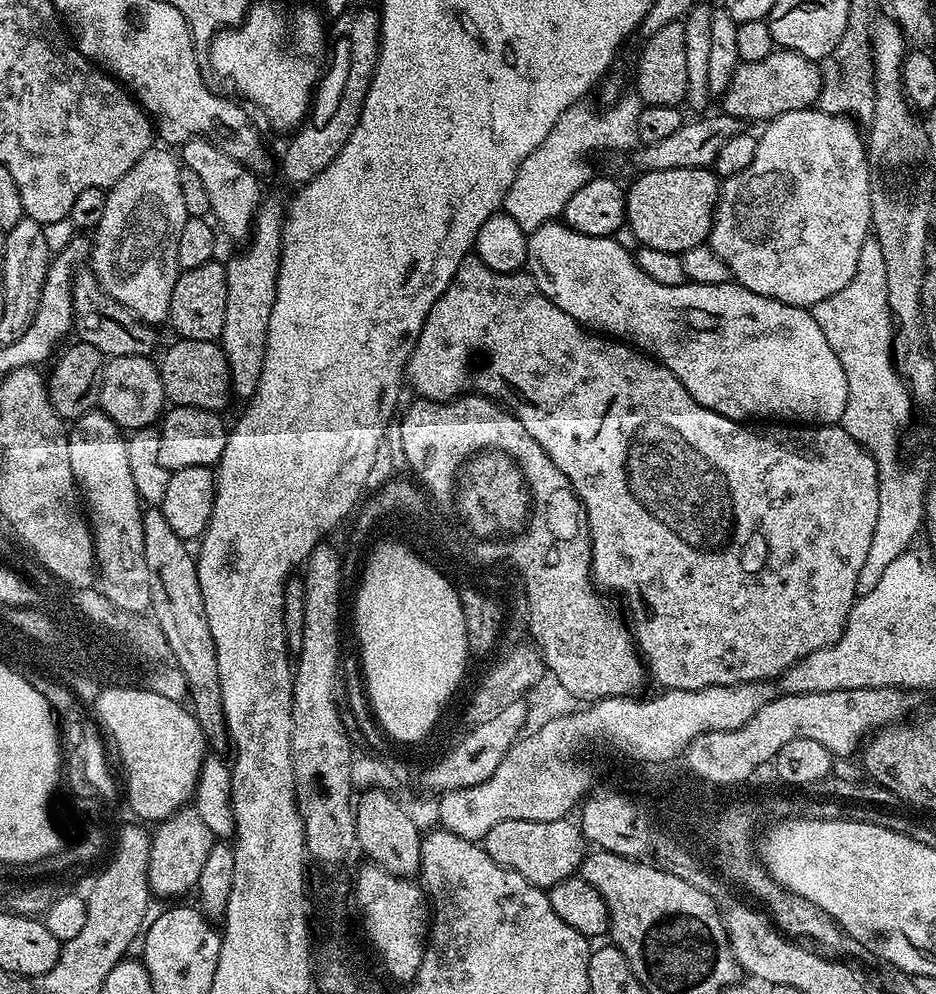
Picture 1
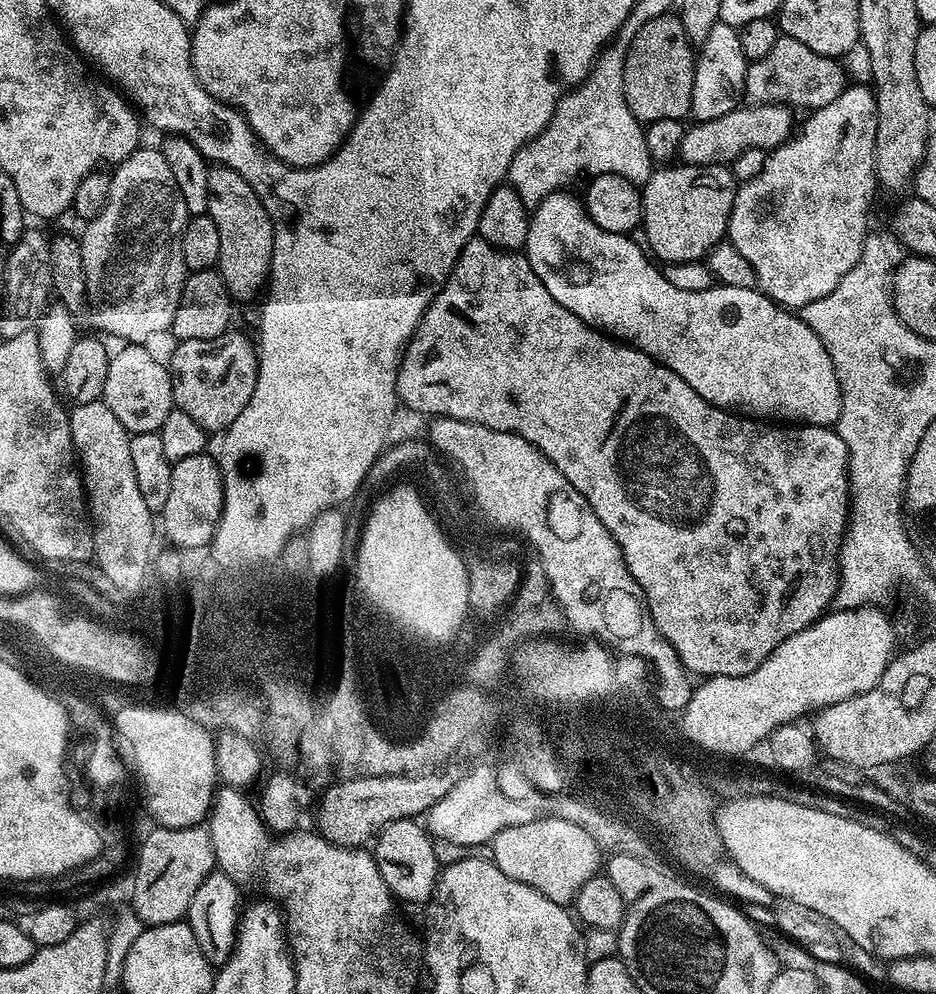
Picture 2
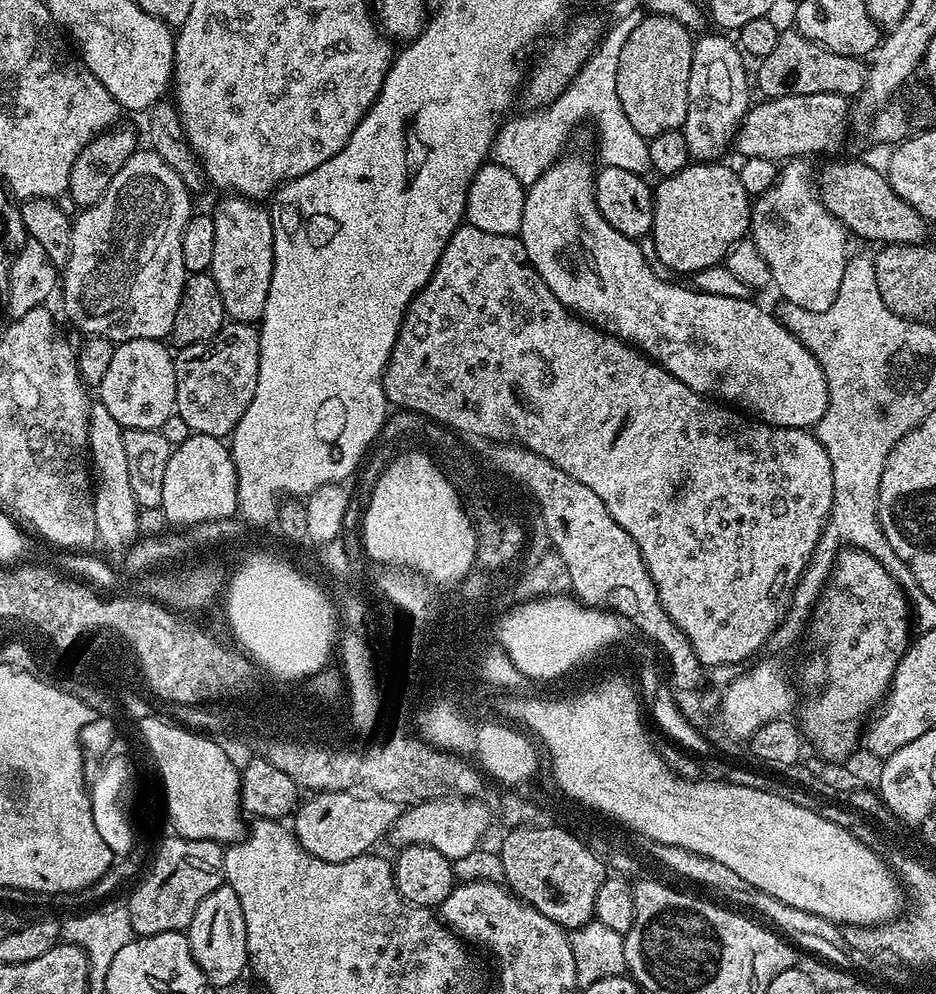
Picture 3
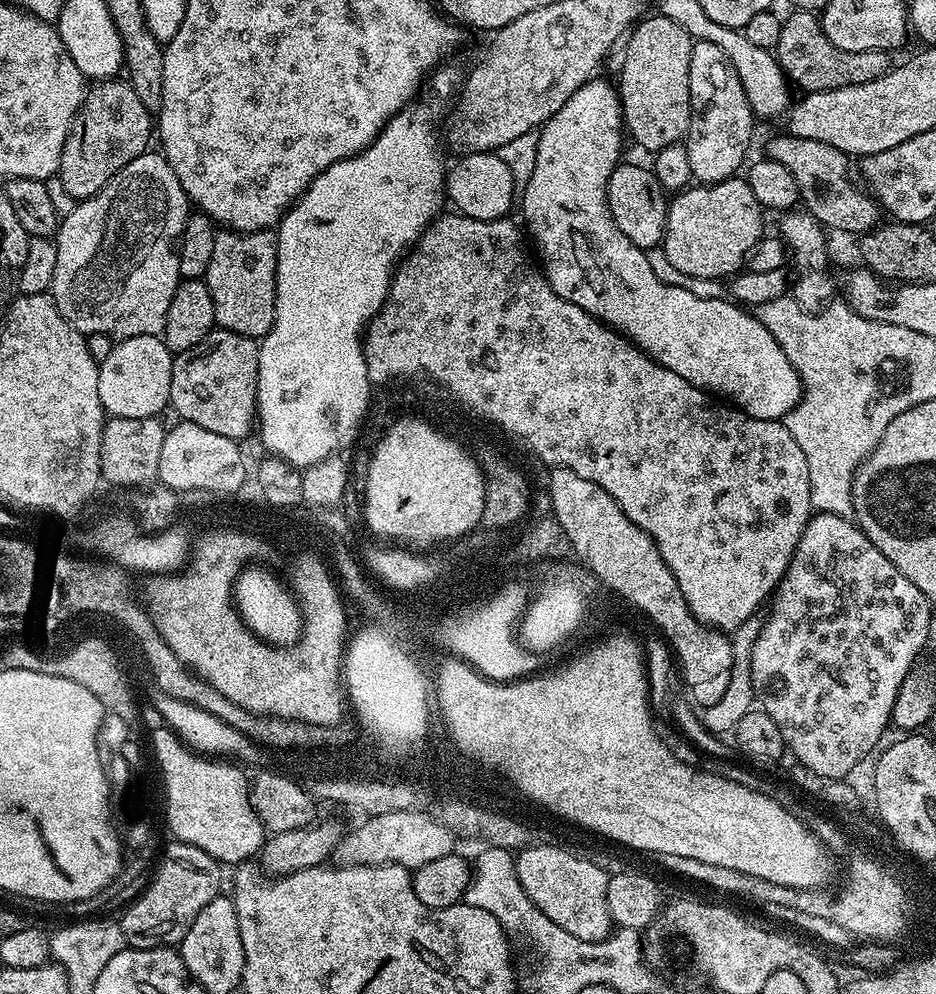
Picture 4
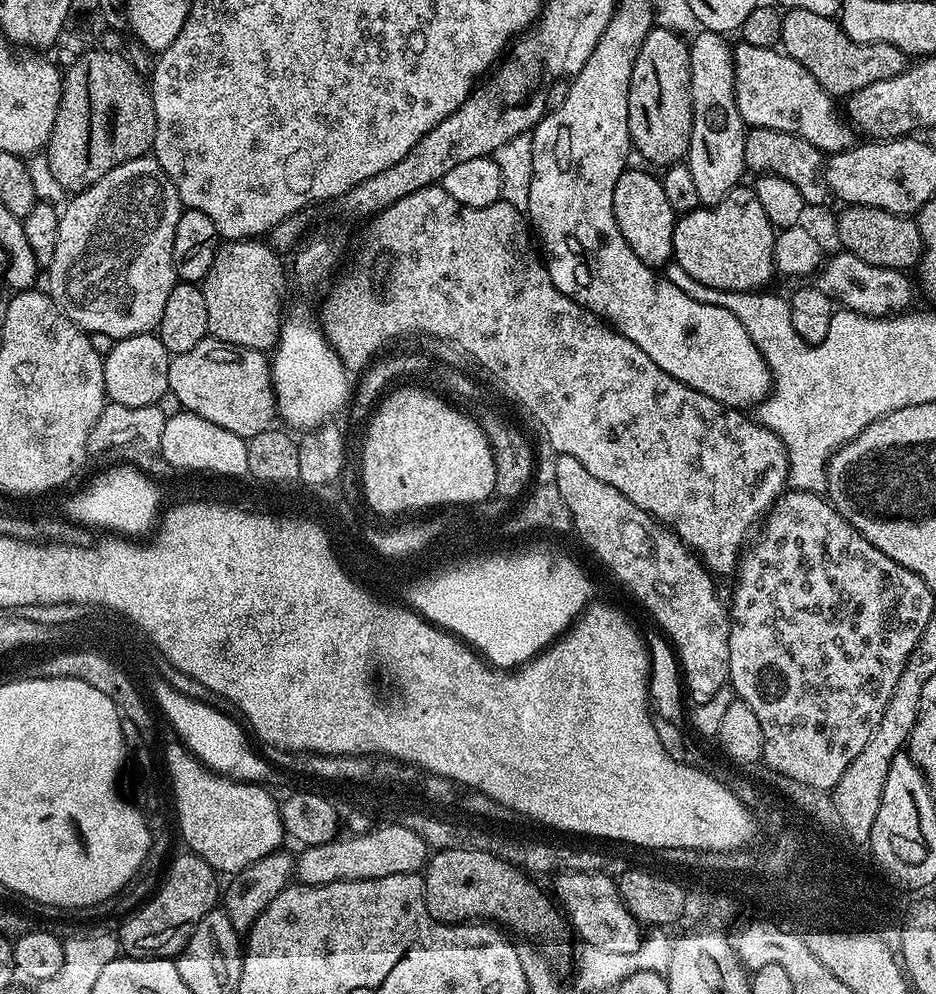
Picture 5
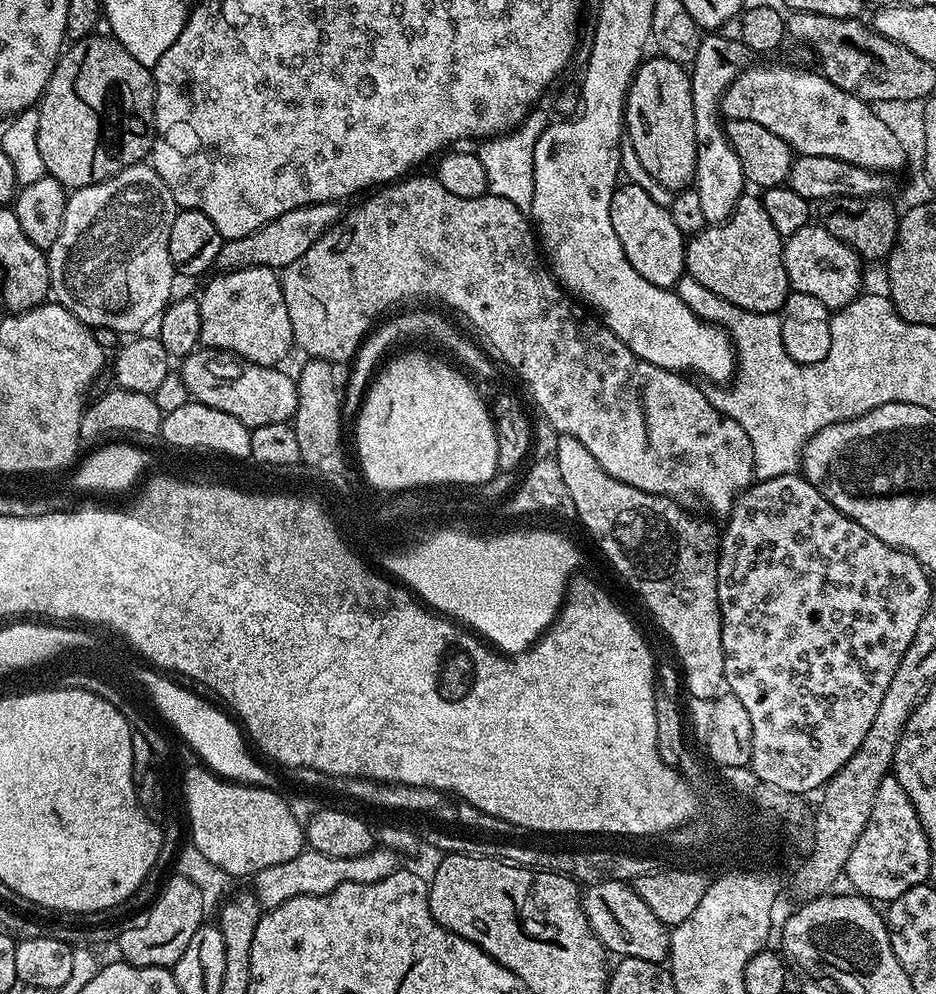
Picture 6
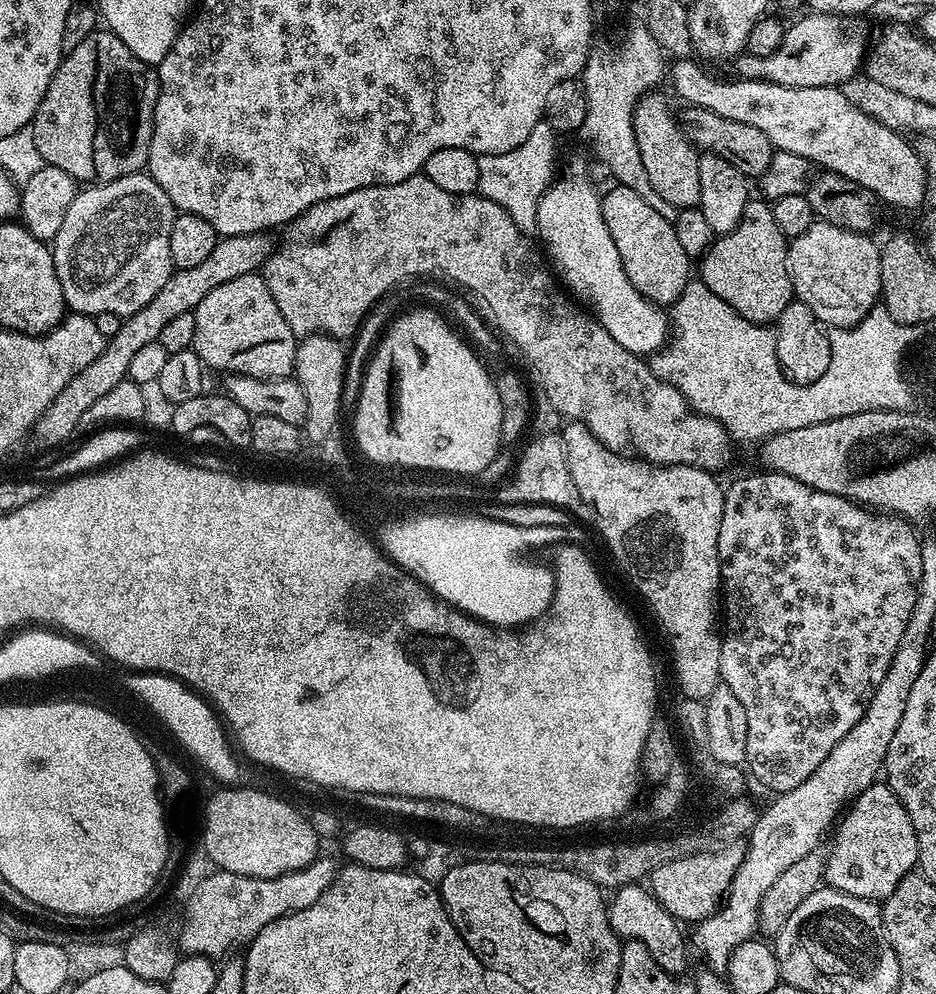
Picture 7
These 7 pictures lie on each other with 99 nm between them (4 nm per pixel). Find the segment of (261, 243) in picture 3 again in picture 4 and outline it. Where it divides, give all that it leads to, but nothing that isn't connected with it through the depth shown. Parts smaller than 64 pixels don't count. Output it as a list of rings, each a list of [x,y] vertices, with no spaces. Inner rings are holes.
[[[220,230],[216,233],[214,250],[210,253],[210,266],[203,276],[214,302],[216,328],[225,328],[234,334],[262,338],[274,326],[276,317],[276,234],[275,231],[234,232]]]

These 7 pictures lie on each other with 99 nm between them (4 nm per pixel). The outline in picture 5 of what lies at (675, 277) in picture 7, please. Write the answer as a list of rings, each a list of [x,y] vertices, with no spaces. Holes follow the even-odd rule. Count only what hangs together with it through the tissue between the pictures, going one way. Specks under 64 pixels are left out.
[[[635,166],[625,170],[618,178],[618,186],[614,186],[614,218],[630,250],[634,250],[634,254],[638,254],[638,258],[642,258],[649,268],[663,269],[672,260],[674,226],[678,213],[670,206],[666,190],[662,190],[659,175],[651,176]]]

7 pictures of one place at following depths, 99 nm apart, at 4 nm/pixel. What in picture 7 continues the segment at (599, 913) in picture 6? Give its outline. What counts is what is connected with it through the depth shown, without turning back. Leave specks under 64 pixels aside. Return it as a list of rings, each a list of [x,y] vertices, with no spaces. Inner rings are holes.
[[[640,882],[622,885],[615,889],[611,893],[607,905],[608,919],[617,925],[628,924],[627,935],[634,940],[643,940],[646,950],[650,950],[650,954],[654,954],[654,962],[658,962],[658,966],[662,966],[662,970],[666,970],[674,978],[680,978],[680,975],[688,968],[689,948],[686,943],[686,932],[684,936],[683,930],[680,929],[683,928],[681,921],[674,919],[654,899],[651,891]]]

